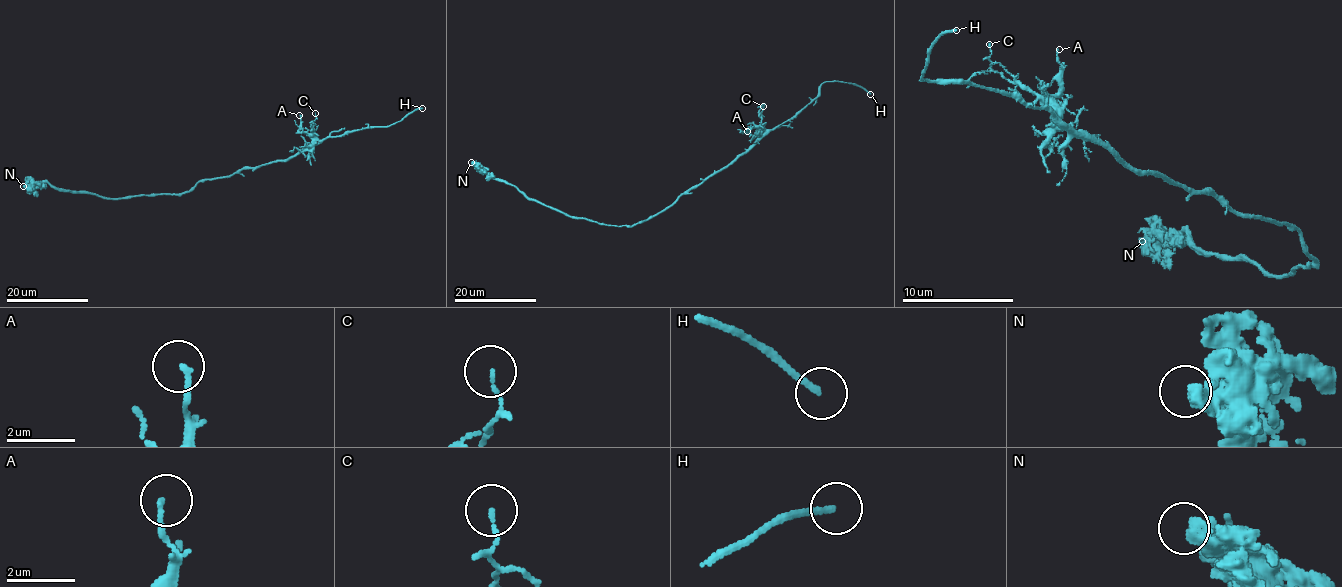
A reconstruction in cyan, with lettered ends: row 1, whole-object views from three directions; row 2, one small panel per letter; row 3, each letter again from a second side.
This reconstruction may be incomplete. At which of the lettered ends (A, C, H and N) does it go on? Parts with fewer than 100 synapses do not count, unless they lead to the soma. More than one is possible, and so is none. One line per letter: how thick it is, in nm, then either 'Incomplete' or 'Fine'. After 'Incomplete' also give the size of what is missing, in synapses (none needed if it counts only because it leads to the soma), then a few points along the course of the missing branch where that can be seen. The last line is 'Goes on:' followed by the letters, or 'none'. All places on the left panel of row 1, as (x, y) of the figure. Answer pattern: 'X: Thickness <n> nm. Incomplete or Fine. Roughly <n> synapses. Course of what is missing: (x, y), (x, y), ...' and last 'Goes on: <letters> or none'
A: Thickness 170 nm. Fine
C: Thickness 90 nm. Fine
H: Thickness 180 nm. Incomplete
N: Thickness 480 nm. Fine
Goes on: H

